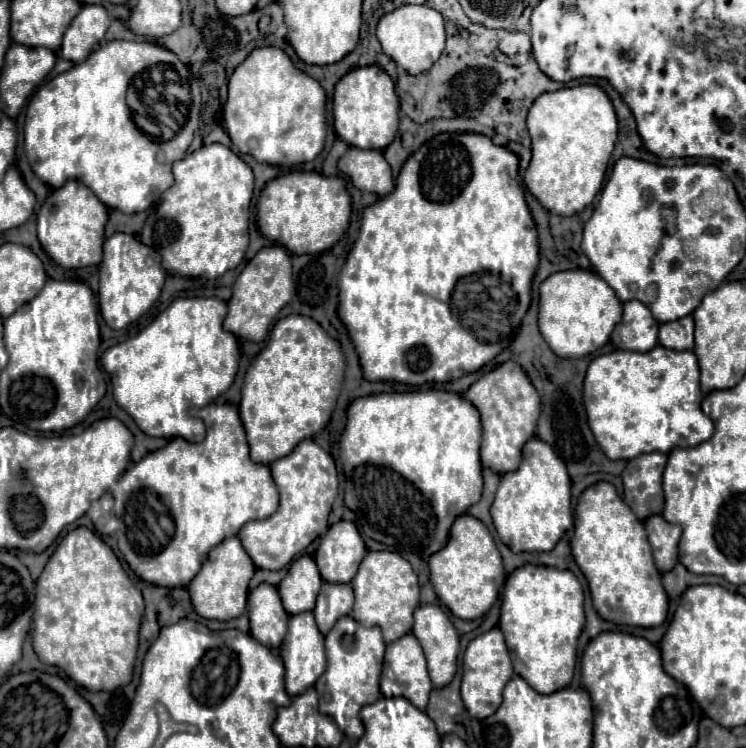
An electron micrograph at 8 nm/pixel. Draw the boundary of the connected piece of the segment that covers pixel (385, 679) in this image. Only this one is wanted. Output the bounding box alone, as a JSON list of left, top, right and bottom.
[381,634,433,710]

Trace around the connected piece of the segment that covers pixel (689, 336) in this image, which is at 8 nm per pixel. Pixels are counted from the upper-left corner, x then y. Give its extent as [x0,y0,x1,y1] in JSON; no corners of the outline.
[659,316,693,350]

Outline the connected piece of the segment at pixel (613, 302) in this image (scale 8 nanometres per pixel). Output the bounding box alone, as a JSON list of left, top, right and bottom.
[539,270,623,358]

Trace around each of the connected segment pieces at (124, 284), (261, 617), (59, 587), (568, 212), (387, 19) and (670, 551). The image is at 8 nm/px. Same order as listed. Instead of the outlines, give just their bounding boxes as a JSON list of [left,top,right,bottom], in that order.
[[99,232,165,330],[247,584,289,648],[33,528,143,692],[523,84,617,216],[377,4,445,74],[645,516,681,572]]

